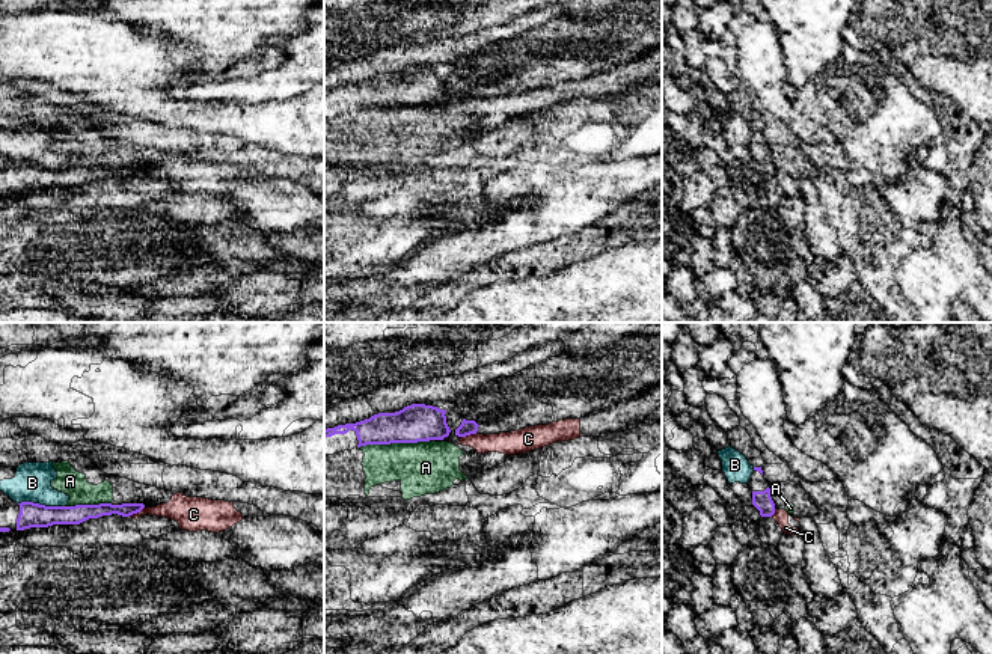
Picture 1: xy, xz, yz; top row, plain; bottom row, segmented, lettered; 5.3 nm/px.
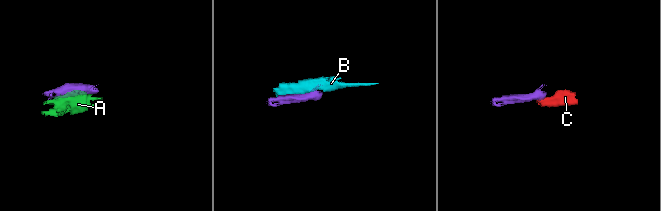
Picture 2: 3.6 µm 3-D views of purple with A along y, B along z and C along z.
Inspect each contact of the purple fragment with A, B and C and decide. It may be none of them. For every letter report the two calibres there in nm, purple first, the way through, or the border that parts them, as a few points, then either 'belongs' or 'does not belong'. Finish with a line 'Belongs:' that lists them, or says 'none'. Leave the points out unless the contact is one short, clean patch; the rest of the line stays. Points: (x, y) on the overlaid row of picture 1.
A: calibres 200 and 280 nm; does not belong
B: calibres 130 and 200 nm; does not belong
C: calibres 80 and 140 nm; border xy (143, 507), (128, 516); does not belong
Belongs: none

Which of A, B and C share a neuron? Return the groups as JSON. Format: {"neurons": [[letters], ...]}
{"neurons": [["A", "C"], ["B"]]}

